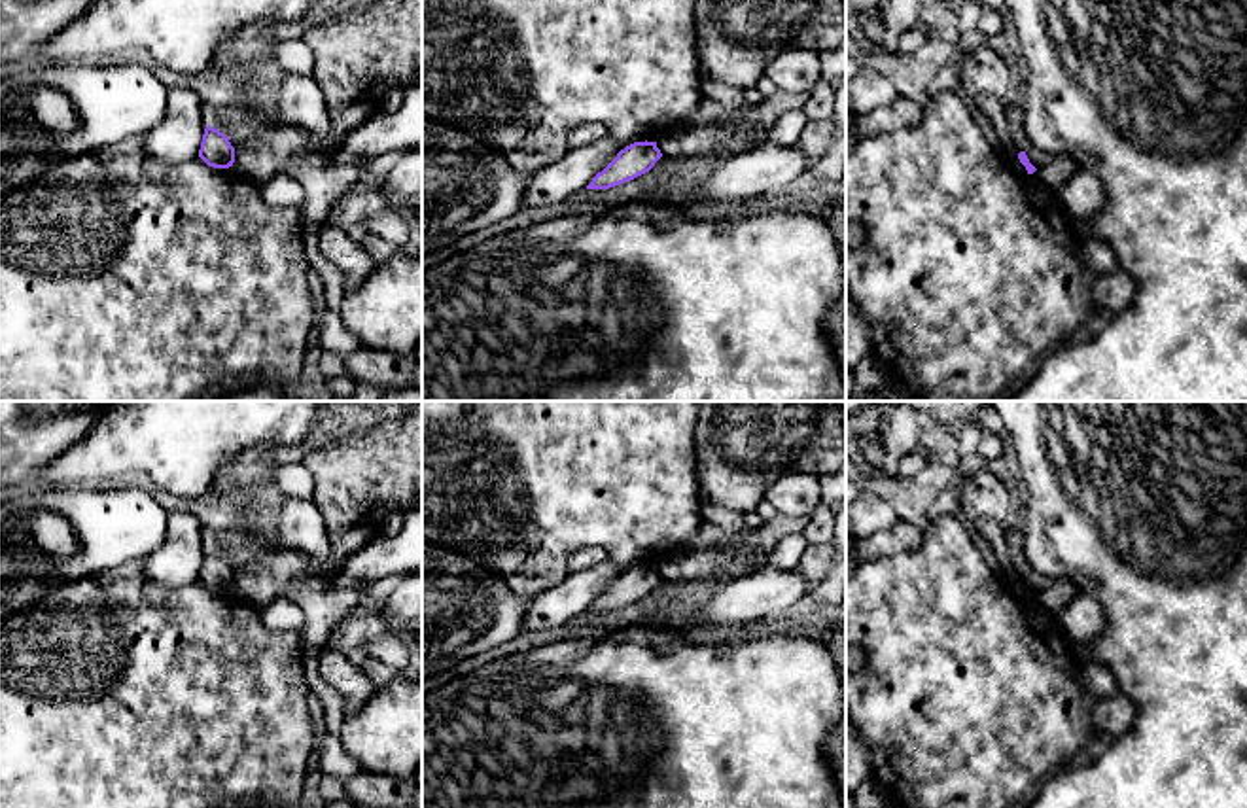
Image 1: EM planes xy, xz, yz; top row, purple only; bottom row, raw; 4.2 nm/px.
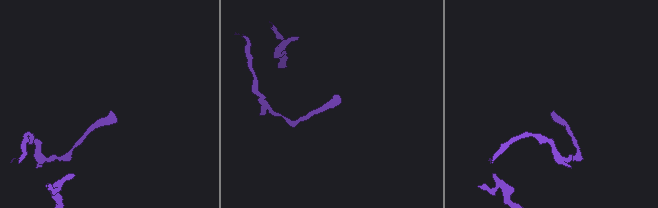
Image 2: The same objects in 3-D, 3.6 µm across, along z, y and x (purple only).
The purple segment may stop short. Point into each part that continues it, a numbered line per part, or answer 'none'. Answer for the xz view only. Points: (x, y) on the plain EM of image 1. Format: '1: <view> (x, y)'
none

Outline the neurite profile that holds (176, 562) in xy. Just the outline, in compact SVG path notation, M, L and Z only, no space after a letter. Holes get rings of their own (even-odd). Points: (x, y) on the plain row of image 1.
M168 513L165 543L144 558L146 587L180 588L197 581L206 551L199 520Z

